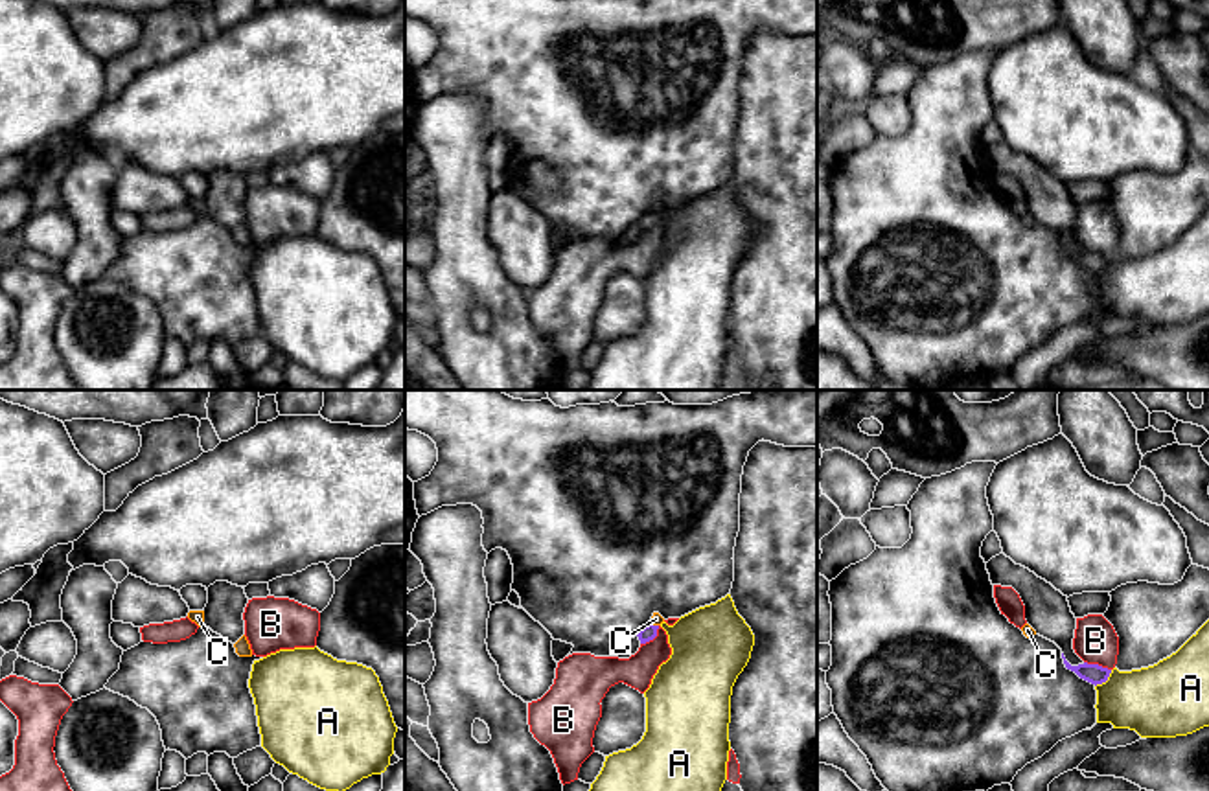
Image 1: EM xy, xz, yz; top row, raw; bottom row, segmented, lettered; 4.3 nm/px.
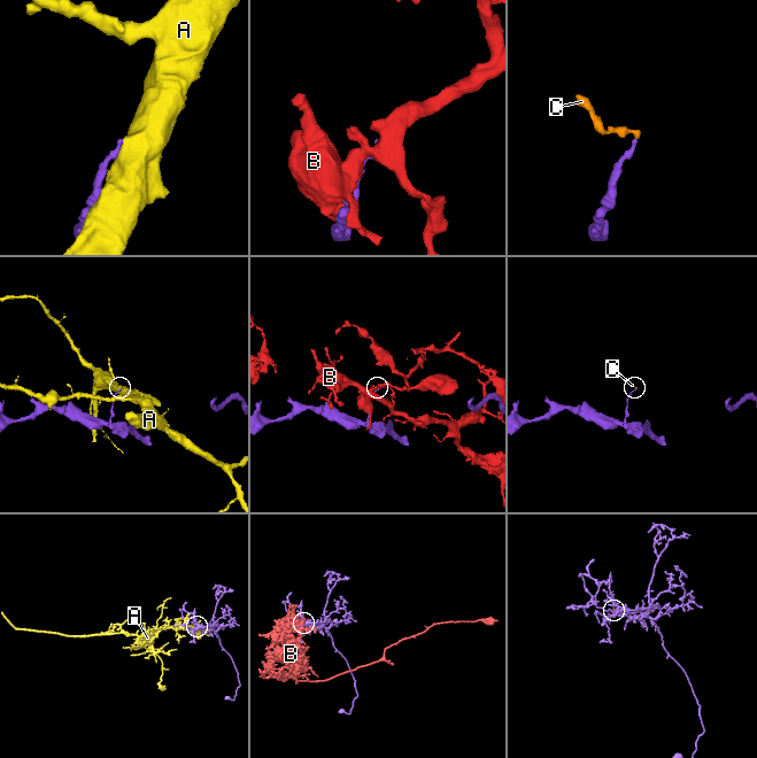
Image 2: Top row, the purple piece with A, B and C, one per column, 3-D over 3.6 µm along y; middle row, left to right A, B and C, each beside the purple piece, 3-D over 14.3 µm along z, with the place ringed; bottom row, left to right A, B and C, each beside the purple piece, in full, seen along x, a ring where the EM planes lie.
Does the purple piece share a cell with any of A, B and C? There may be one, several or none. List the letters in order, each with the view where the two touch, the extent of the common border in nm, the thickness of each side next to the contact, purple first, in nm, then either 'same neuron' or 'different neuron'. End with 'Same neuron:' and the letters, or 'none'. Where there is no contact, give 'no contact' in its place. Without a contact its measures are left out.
A: meets purple in yz; contact 110 nm long; 90 nm thick on the purple side, 320 nm on the other; different neuron
B: meets purple in yz; contact 130 nm long; 90 nm thick on the purple side, 190 nm on the other; different neuron
C: meets purple in xz; contact 40 nm long; 70 nm thick on the purple side, 50 nm on the other; same neuron
Same neuron: C

